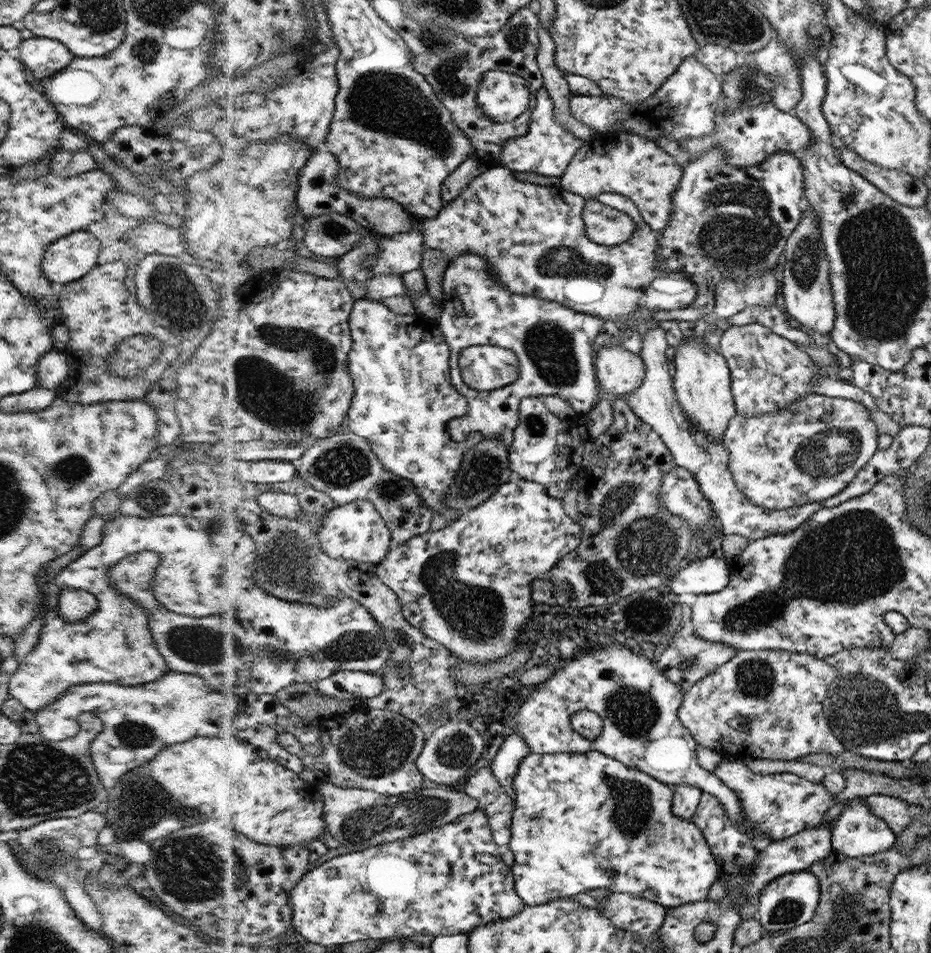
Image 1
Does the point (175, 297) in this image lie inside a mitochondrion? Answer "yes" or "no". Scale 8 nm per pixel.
yes

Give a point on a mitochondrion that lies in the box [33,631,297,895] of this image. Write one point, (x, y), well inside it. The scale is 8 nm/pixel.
(149, 797)

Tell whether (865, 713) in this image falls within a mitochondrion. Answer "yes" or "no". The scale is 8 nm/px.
yes

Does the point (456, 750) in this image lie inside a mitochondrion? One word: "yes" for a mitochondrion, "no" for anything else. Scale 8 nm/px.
yes

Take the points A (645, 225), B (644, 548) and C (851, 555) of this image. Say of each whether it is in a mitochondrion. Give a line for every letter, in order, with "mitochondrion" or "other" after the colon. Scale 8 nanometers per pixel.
A: other
B: mitochondrion
C: mitochondrion

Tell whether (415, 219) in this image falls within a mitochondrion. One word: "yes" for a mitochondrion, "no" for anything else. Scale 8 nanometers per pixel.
no

